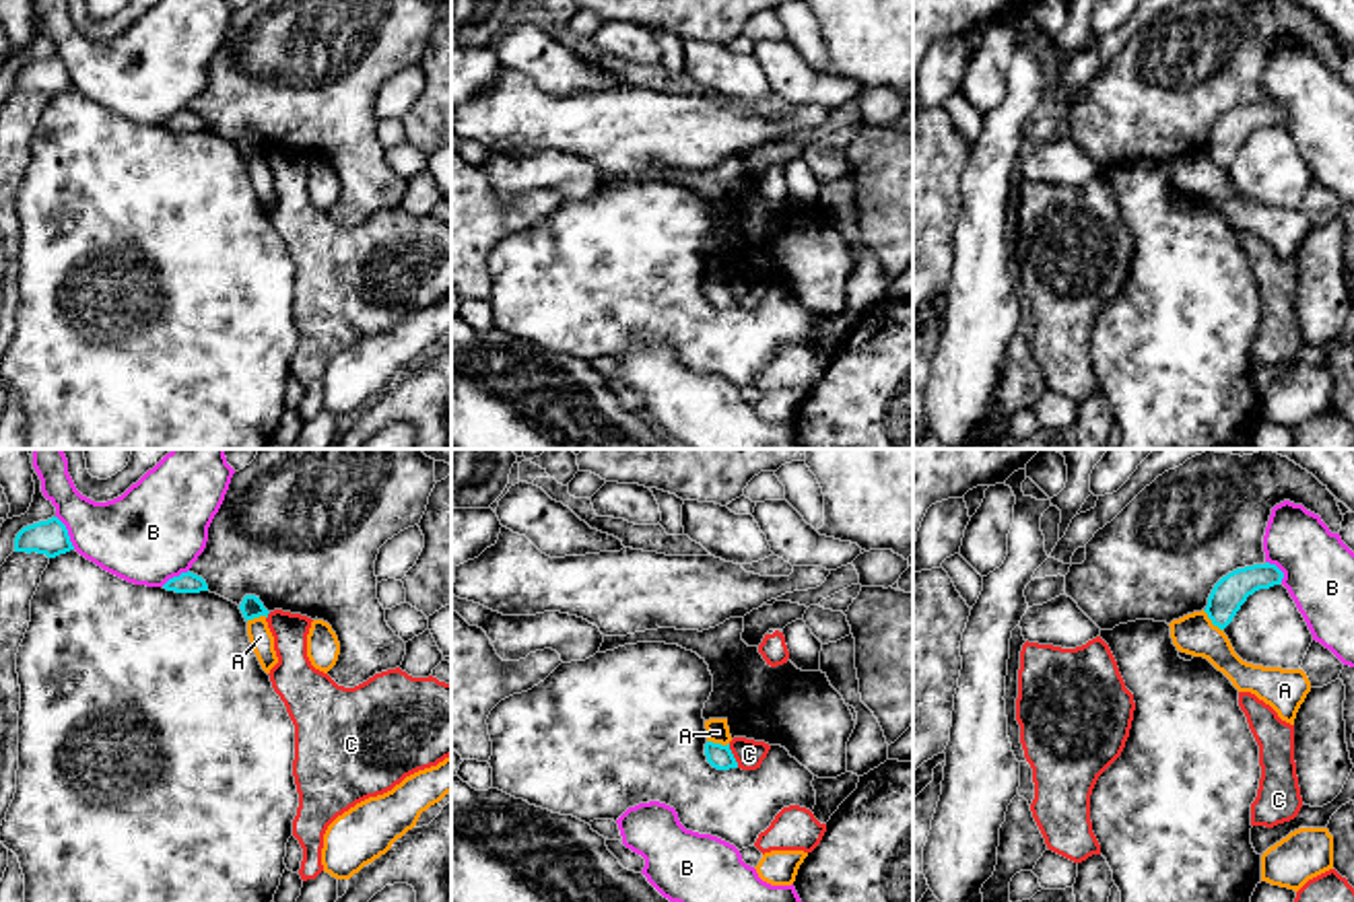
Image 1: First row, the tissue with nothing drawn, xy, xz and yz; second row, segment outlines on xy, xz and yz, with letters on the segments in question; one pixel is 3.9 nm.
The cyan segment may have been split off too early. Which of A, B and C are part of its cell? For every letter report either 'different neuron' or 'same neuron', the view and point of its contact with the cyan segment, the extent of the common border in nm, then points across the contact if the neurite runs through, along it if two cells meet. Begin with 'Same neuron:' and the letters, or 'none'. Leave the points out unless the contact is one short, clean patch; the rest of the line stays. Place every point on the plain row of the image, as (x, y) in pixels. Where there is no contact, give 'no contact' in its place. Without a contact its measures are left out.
Same neuron: none
A: different neuron; meets cyan in yz at (1212, 161); contact 120 nm long; border along yz (1202, 149), (1223, 169)
B: different neuron; meets cyan in xy at (66, 71); contact 150 nm long
C: different neuron; meets cyan in xz at (732, 295); contact 100 nm long; border along xz (728, 283), (738, 305)

